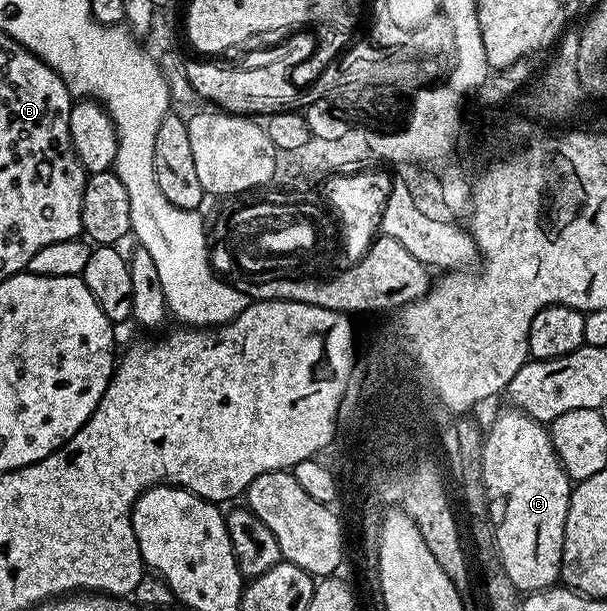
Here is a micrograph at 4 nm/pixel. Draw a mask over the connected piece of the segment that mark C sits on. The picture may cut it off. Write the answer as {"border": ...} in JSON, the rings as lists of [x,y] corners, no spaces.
{"border":[[[508,408],[493,423],[489,430],[484,431],[484,442],[482,444],[482,476],[485,481],[486,492],[489,497],[489,517],[492,519],[492,525],[495,527],[495,554],[501,557],[499,566],[505,574],[511,578],[512,584],[520,592],[532,592],[534,590],[550,589],[561,578],[561,557],[565,547],[565,521],[569,511],[569,492],[571,489],[571,479],[567,471],[562,468],[559,456],[553,447],[553,441],[549,435],[548,429],[542,423],[536,422],[531,416],[527,416],[516,408]]]}

